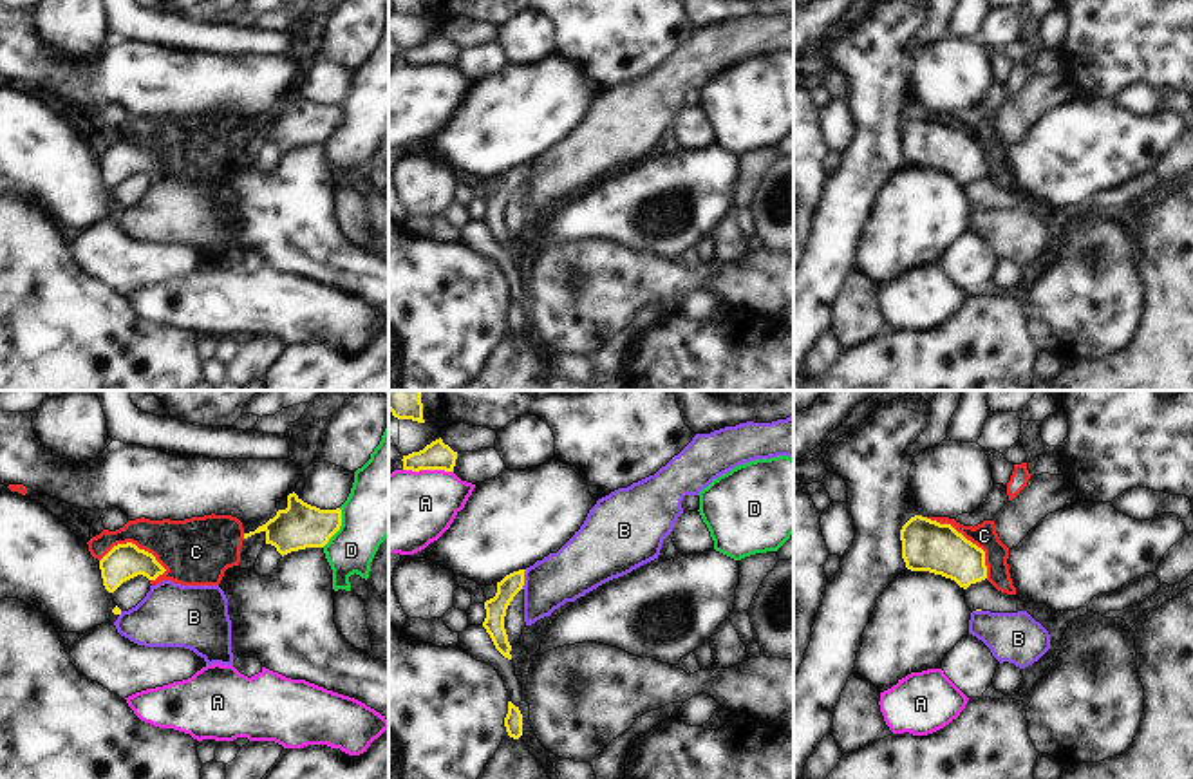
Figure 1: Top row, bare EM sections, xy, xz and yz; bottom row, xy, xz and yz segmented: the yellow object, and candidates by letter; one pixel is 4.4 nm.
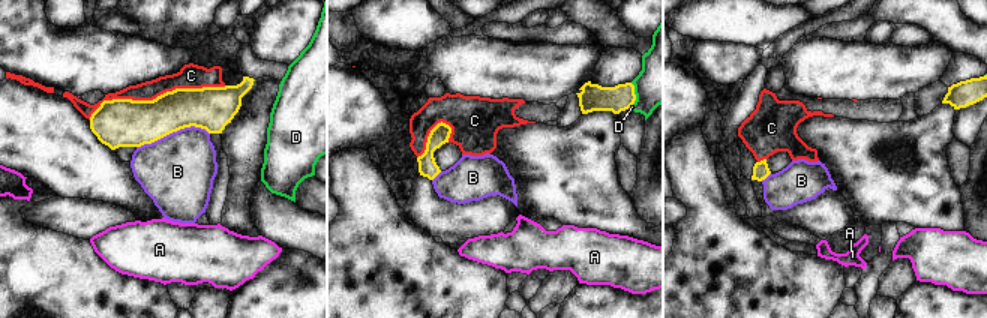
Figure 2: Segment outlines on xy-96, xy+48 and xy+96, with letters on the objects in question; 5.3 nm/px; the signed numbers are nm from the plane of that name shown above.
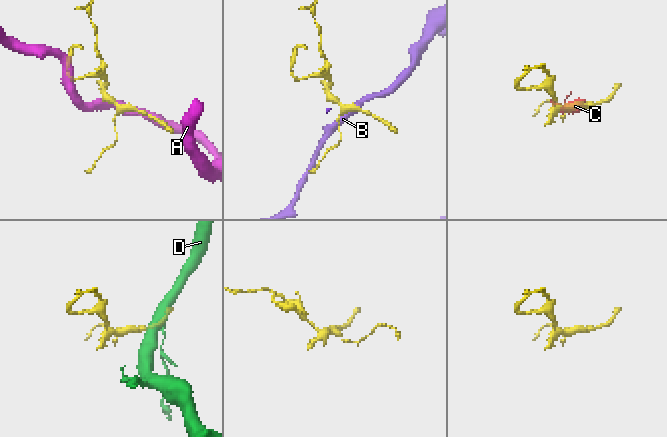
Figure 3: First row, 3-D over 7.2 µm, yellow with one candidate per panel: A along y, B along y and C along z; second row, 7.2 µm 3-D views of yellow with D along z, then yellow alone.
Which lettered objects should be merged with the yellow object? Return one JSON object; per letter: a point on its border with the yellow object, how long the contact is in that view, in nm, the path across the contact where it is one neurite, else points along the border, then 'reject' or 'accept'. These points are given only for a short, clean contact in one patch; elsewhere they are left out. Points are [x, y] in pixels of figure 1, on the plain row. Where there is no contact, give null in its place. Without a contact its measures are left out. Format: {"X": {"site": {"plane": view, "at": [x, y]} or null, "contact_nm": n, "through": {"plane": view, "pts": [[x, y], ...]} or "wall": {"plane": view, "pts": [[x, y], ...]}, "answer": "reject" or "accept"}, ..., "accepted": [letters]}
{"A": {"site": {"plane": "xz", "at": [429, 64]}, "contact_nm": 220, "wall": {"plane": "xz", "pts": [[403, 64], [452, 67]]}, "answer": "reject"}, "B": {"site": {"plane": "xz", "at": [523, 174]}, "contact_nm": 90, "answer": "reject"}, "C": {"site": {"plane": "xy", "at": [134, 140]}, "contact_nm": 300, "answer": "reject"}, "D": {"site": {"plane": "xy", "at": [338, 123]}, "contact_nm": 190, "answer": "reject"}, "accepted": []}

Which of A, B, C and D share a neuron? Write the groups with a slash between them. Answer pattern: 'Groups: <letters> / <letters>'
Groups: A / B / C / D

